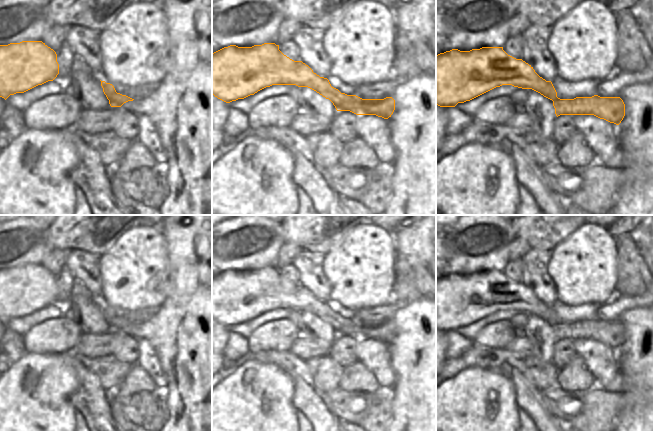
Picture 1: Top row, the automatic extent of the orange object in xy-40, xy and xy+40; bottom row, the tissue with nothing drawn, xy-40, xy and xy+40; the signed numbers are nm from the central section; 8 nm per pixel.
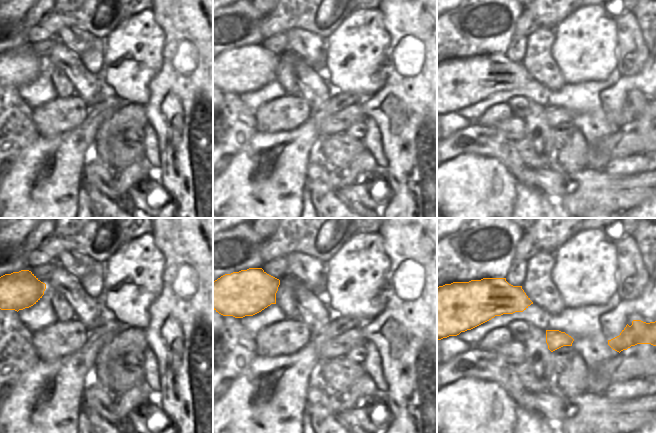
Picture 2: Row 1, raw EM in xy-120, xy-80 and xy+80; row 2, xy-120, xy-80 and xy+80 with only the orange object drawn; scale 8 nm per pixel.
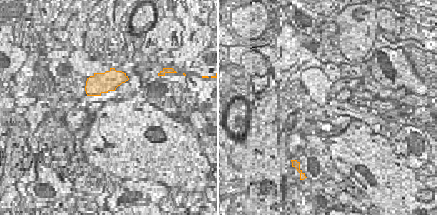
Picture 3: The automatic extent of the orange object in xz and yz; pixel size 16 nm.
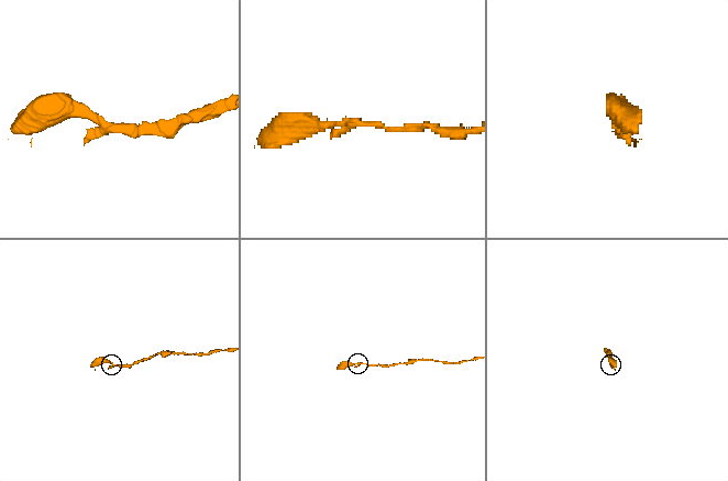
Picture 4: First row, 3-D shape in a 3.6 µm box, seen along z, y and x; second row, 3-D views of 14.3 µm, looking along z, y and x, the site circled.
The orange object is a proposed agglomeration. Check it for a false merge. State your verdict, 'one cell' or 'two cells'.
two cells

